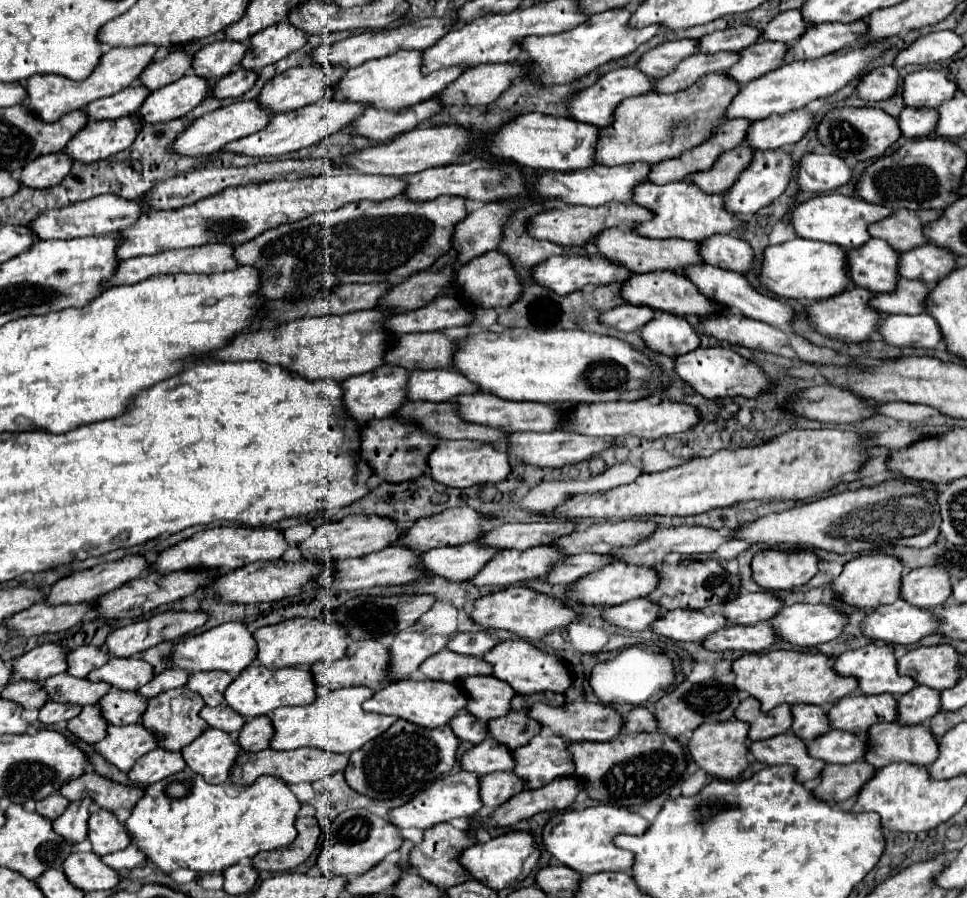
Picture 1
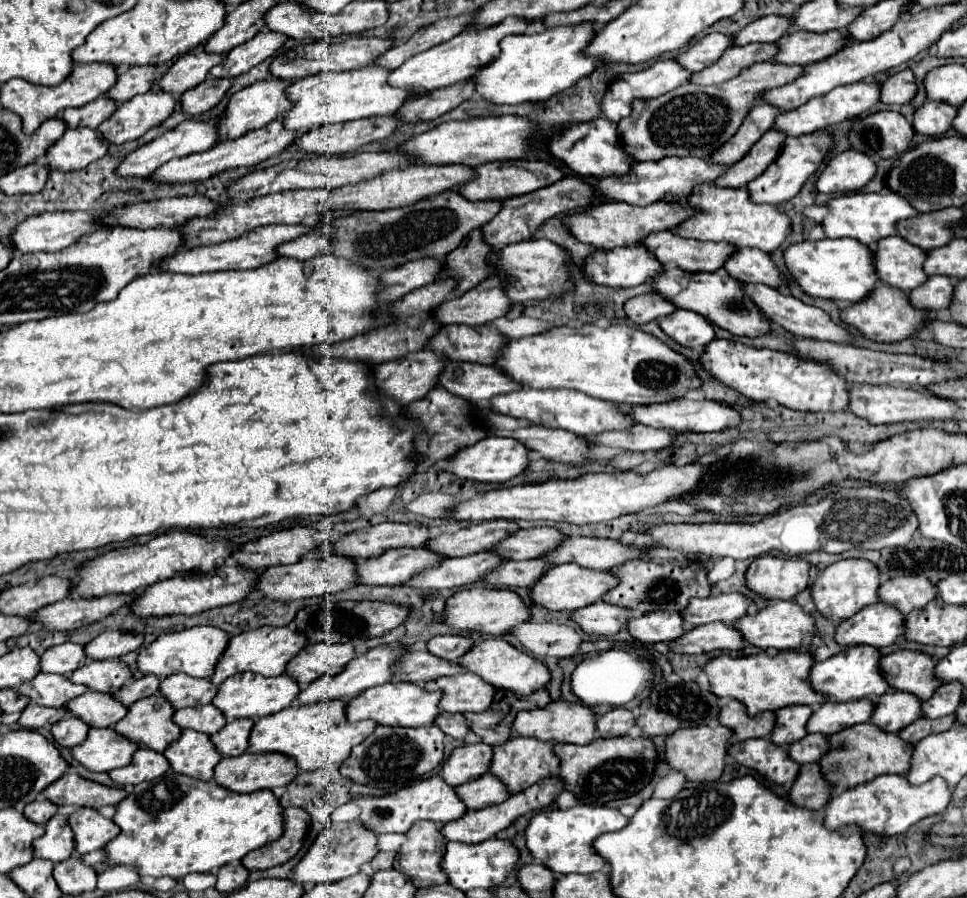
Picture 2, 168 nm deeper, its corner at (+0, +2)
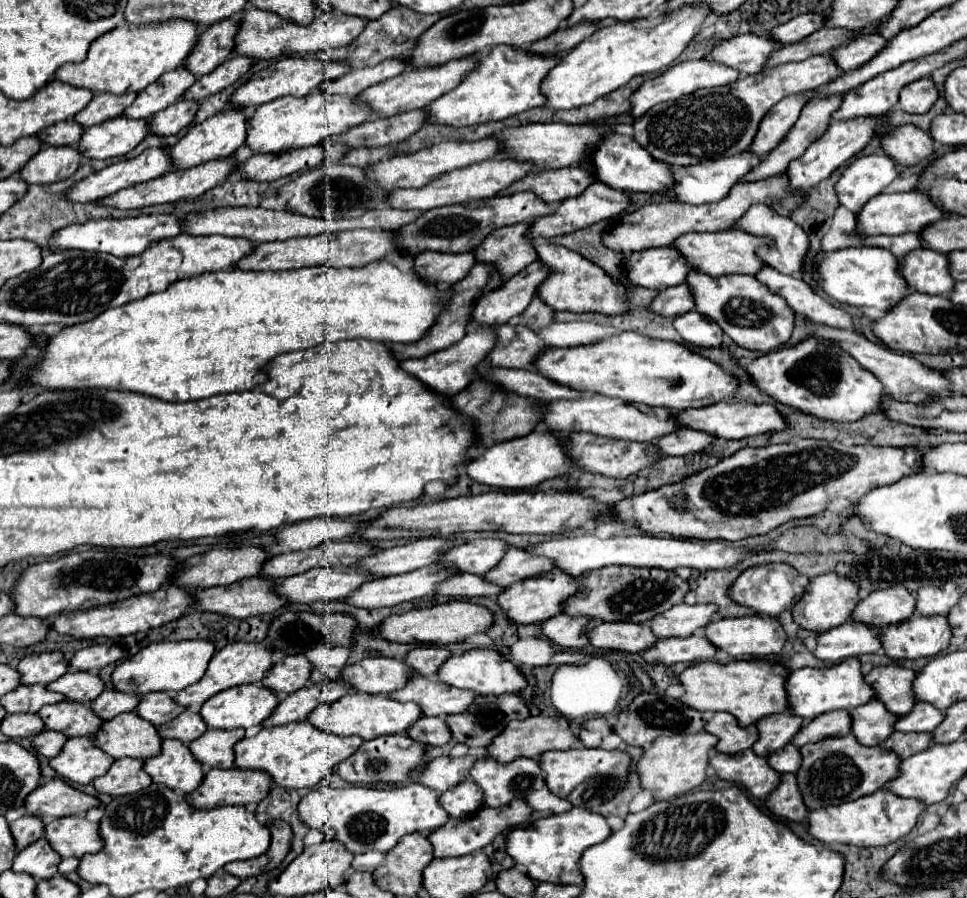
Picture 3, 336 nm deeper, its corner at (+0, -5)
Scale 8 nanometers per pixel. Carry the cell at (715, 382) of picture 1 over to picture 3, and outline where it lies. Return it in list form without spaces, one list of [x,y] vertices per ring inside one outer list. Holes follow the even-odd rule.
[[[808,337],[794,347],[770,351],[750,361],[744,365],[744,371],[754,387],[778,403],[824,421],[858,421],[862,415],[880,407],[882,383],[830,341]]]

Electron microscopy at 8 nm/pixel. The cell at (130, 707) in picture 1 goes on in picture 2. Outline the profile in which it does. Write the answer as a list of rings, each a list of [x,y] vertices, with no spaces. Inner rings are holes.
[[[88,690],[86,694],[66,702],[66,712],[70,712],[74,718],[80,718],[92,728],[106,728],[114,726],[124,714],[126,706],[118,700],[110,698],[110,694],[100,694]]]

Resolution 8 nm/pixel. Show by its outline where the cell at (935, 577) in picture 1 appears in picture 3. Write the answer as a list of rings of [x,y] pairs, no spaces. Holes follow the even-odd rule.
[[[898,585],[870,593],[856,605],[852,619],[884,629],[886,625],[906,621],[906,617],[914,613],[914,607],[914,595],[906,587]]]

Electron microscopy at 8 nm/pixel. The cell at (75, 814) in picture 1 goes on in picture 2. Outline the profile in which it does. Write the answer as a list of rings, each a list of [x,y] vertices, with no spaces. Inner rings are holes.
[[[64,816],[50,818],[48,824],[44,826],[44,834],[34,840],[34,858],[52,860],[54,864],[70,858],[72,850],[74,850],[74,834],[70,826],[66,826]]]

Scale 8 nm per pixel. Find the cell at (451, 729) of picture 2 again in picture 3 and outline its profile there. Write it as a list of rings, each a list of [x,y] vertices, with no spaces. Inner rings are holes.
[[[422,717],[408,729],[408,735],[426,745],[446,745],[452,741],[450,727],[442,717]]]

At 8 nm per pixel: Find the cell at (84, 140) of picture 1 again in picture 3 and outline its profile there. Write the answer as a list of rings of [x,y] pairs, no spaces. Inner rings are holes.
[[[48,145],[26,163],[20,177],[28,183],[58,183],[72,177],[84,159],[86,157],[70,145]]]

